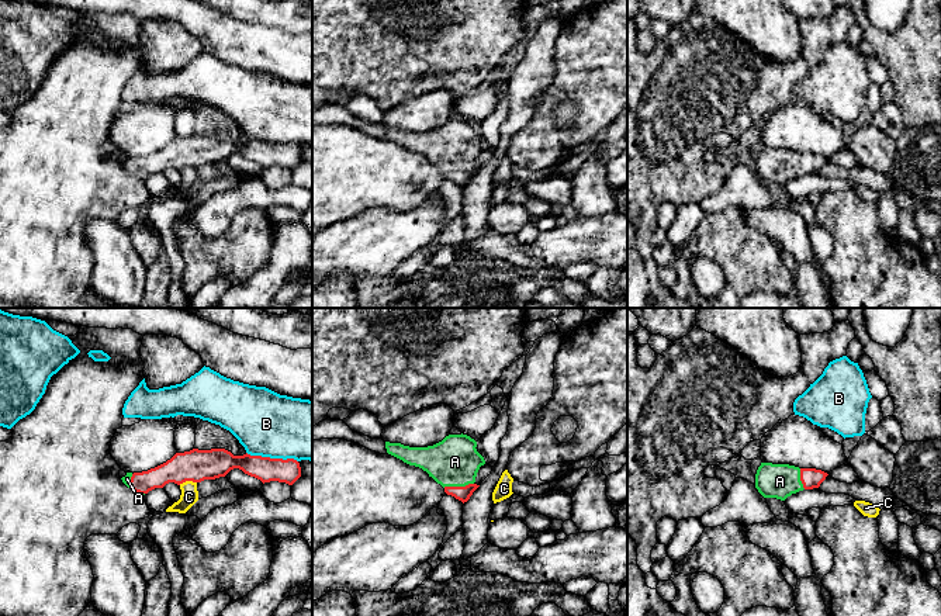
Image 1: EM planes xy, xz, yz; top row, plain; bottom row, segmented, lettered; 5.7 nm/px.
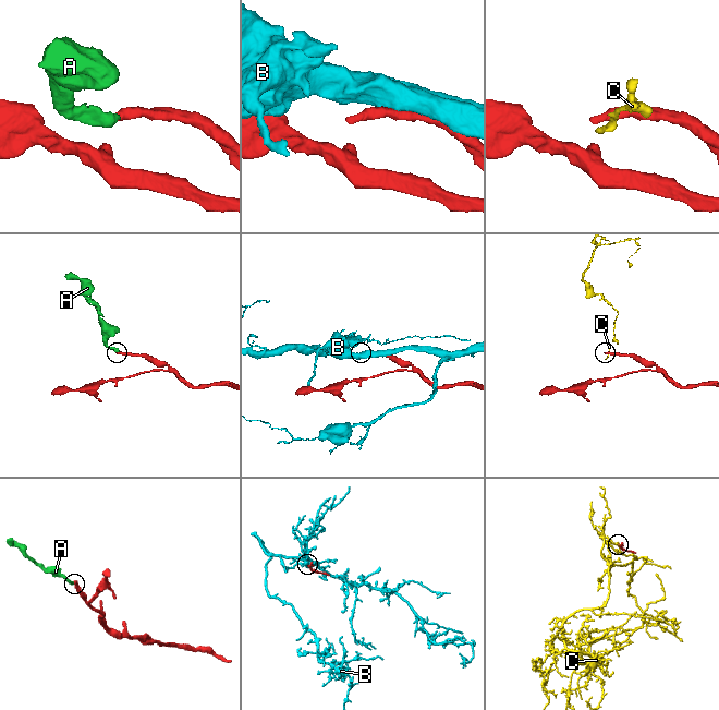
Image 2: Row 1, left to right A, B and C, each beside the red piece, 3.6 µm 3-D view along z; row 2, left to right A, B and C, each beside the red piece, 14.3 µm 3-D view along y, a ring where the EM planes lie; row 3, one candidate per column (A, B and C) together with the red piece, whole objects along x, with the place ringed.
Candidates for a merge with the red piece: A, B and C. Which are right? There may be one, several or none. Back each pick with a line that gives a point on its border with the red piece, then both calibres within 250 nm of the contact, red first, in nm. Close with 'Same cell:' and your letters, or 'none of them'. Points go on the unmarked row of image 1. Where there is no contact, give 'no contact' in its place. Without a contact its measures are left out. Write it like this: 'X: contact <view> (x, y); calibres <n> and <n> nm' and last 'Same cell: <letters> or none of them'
A: contact xz (457, 172); calibres 90 and 280 nm
Same cell: A

